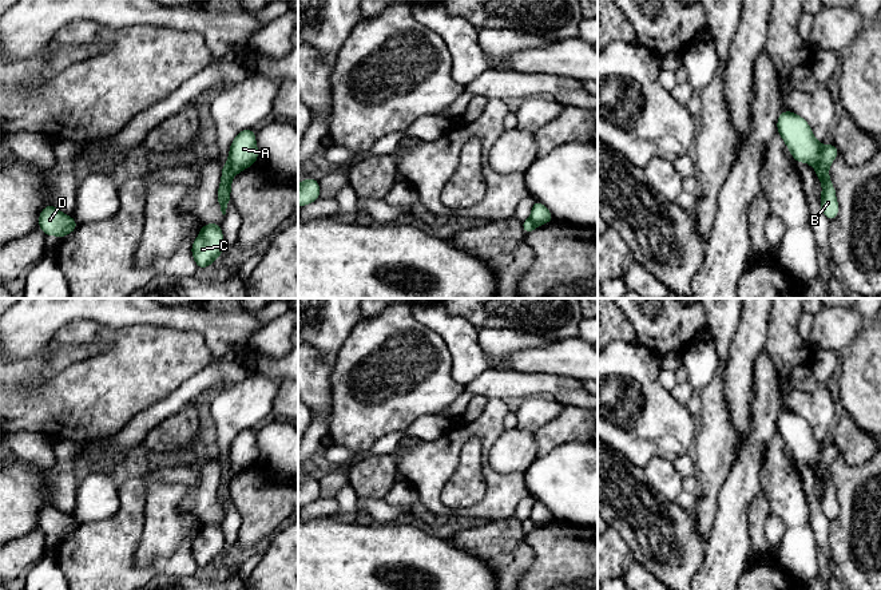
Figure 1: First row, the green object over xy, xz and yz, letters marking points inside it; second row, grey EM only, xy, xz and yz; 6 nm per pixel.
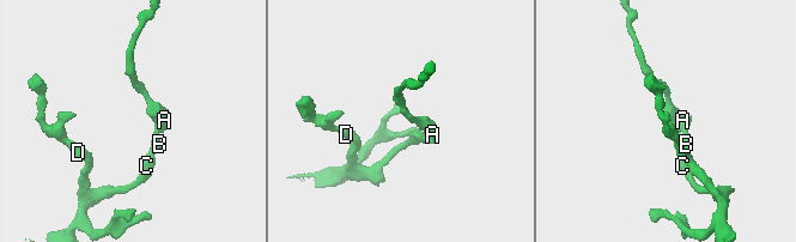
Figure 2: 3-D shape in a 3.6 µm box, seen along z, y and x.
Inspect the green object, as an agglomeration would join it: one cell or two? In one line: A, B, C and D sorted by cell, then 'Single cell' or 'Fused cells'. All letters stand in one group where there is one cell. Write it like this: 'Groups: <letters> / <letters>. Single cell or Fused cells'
Groups: A / B C D. Fused cells

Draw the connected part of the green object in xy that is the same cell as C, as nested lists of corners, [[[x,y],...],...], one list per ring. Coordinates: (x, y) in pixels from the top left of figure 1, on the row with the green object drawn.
[[[218,222],[202,225],[197,239],[191,245],[191,254],[197,268],[210,266],[223,252],[225,238]]]

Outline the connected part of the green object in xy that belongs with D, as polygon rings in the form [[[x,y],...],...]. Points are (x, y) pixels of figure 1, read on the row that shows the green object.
[[[47,205],[39,214],[39,229],[45,235],[61,238],[71,234],[78,225],[74,217],[61,213],[53,205]]]

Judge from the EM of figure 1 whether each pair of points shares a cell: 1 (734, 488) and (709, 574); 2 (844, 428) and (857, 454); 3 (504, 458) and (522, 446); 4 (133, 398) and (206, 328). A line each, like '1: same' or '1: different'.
1: same
2: same
3: same
4: different

